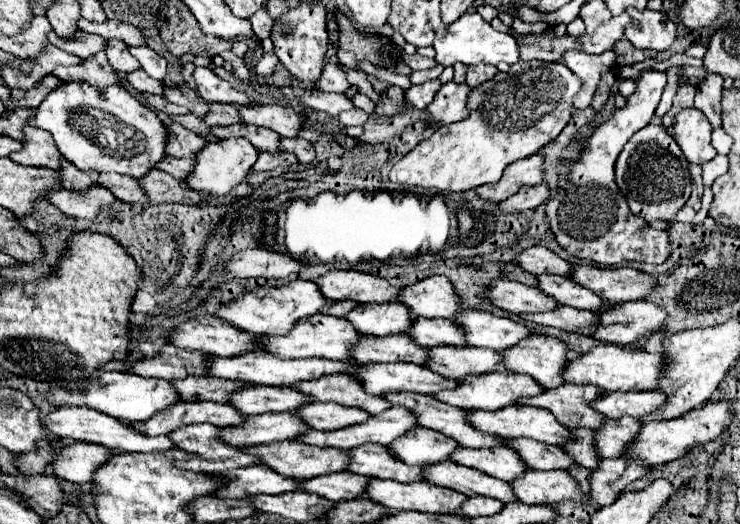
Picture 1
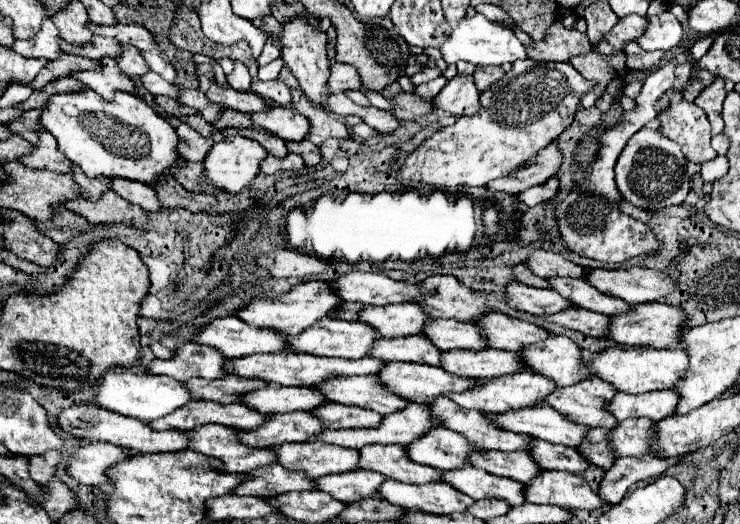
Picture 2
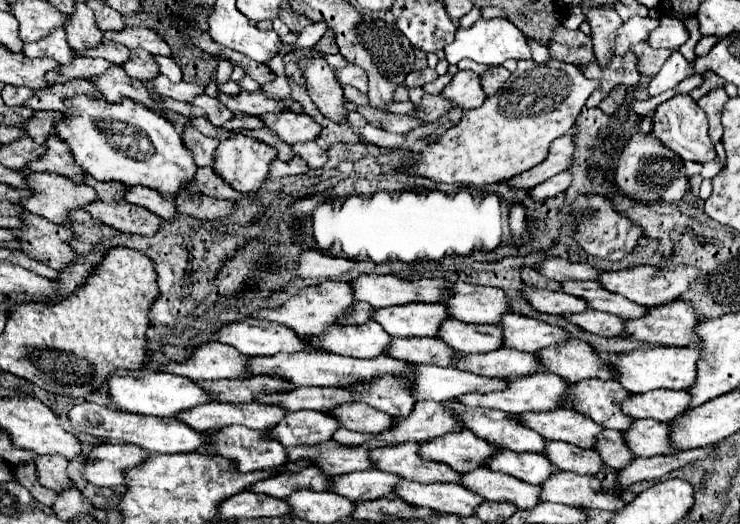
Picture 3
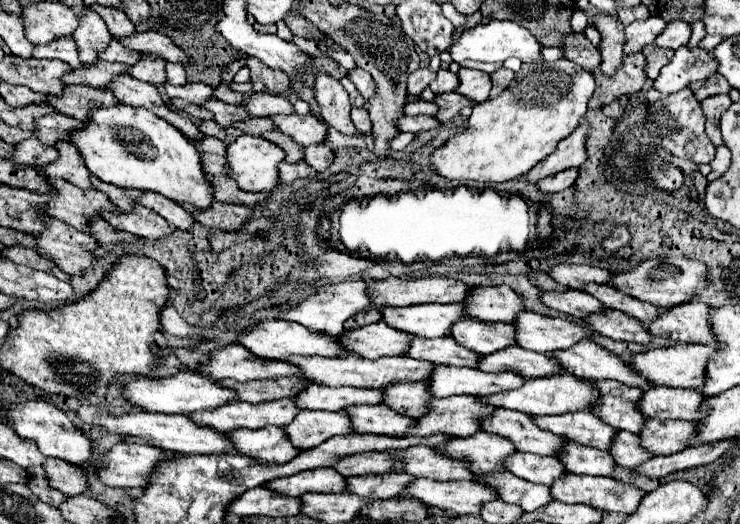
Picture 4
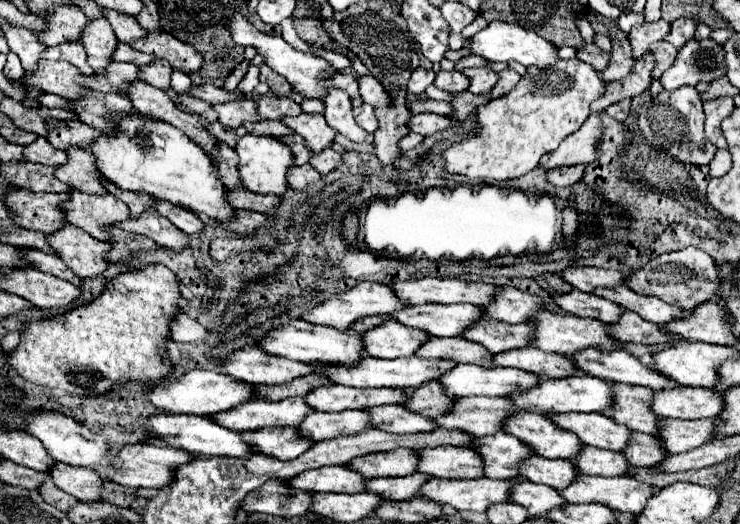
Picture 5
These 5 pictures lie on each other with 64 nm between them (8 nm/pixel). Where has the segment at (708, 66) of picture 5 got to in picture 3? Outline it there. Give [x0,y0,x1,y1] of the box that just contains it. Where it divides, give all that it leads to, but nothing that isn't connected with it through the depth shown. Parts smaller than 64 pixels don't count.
[646,52,694,96]

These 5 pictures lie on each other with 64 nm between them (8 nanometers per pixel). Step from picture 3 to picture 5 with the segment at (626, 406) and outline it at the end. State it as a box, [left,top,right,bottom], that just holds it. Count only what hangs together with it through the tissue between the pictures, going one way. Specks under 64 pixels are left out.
[650,388,722,418]

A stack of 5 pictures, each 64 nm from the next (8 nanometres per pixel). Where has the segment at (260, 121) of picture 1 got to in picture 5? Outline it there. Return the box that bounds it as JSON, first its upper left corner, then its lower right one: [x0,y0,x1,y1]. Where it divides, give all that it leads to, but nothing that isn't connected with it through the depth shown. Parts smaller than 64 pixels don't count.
[282,114,336,152]

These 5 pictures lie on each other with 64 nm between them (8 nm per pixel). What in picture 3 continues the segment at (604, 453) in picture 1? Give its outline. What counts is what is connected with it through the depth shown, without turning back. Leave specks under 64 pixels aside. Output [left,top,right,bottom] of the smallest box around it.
[624,418,674,456]

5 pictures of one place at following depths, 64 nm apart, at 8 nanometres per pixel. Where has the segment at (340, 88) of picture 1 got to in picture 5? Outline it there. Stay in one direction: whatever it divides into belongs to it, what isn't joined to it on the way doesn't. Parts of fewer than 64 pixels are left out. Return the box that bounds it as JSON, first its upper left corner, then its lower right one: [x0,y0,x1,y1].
[358,76,390,106]

